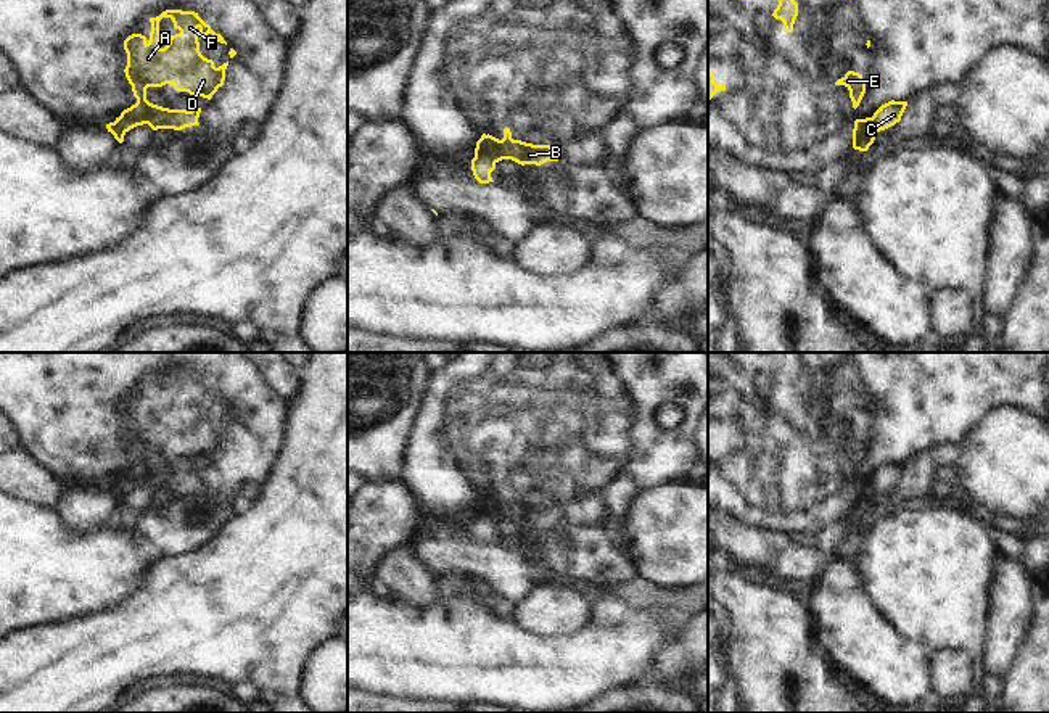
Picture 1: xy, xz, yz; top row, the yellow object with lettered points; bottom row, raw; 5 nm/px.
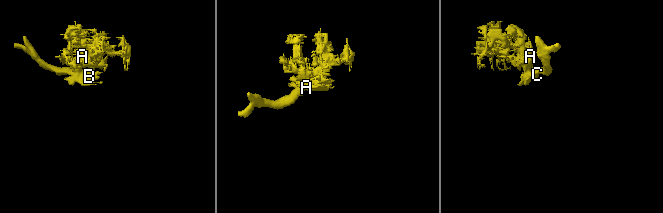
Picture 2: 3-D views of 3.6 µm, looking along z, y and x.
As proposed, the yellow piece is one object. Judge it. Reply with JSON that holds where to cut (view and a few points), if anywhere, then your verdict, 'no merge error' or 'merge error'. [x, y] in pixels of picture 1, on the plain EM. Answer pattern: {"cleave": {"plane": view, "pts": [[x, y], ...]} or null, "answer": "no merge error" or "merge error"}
{"cleave": {"plane": "xz", "pts": [[475, 515], [483, 515], [494, 523]]}, "answer": "merge error"}

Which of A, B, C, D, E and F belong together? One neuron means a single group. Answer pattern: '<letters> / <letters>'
A B D E F / C

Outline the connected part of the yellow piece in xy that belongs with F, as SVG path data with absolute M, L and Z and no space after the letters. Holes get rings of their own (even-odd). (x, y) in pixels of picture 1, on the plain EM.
M166 370L156 378L150 378L151 393L146 399L142 394L132 394L124 401L127 414L127 427L124 430L129 444L132 446L137 464L121 473L124 488L117 483L106 484L108 493L122 504L124 496L137 488L148 484L153 491L198 486L201 468L169 470L153 465L146 460L148 447L162 447L171 444L177 452L211 460L219 447L224 446L225 430L228 422L216 428L212 420L208 420L200 412L198 396L211 394L214 401L225 404L220 394L216 394L198 373L182 370ZM171 378L174 388L180 393L171 396L169 404L159 407L159 381Z

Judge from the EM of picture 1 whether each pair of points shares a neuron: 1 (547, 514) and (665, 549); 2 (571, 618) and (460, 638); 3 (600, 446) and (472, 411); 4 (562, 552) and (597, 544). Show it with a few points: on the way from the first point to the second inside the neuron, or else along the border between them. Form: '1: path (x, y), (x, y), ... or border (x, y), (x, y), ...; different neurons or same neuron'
1: border (634, 499), (628, 522), (618, 535); different neurons
2: border (514, 617), (530, 631), (559, 636); different neurons
3: path (568, 433), (554, 420), (504, 420); same neuron
4: path (570, 551), (589, 551); same neuron

